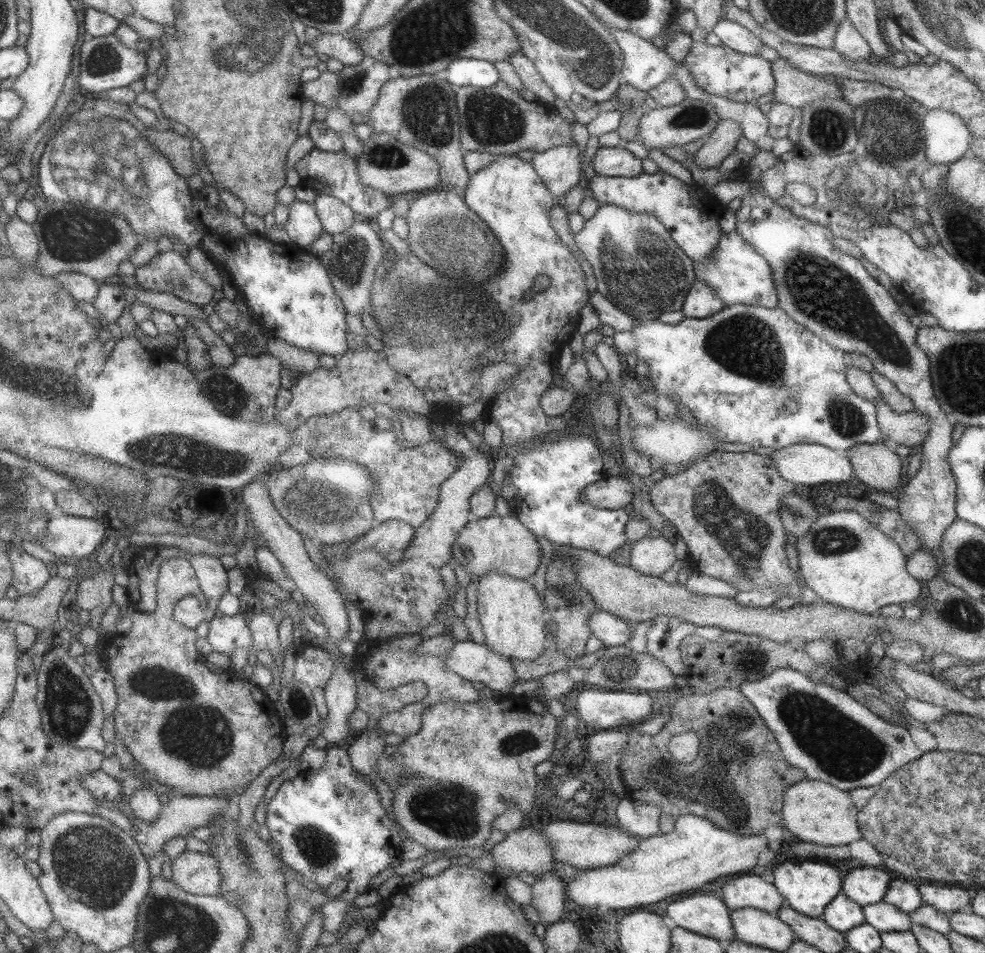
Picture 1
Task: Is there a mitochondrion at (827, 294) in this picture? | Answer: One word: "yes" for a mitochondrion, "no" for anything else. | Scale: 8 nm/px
yes

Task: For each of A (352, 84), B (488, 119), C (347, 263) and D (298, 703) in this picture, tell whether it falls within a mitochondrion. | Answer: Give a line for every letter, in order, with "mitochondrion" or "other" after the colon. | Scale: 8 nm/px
A: mitochondrion
B: mitochondrion
C: mitochondrion
D: mitochondrion

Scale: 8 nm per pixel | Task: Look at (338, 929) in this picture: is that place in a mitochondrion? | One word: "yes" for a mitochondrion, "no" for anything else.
no

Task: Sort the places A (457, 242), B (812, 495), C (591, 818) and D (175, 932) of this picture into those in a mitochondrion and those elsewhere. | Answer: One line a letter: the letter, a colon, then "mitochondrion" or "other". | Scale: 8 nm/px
A: mitochondrion
B: other
C: other
D: mitochondrion

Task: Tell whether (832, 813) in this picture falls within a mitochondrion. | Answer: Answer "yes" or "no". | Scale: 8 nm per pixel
no

